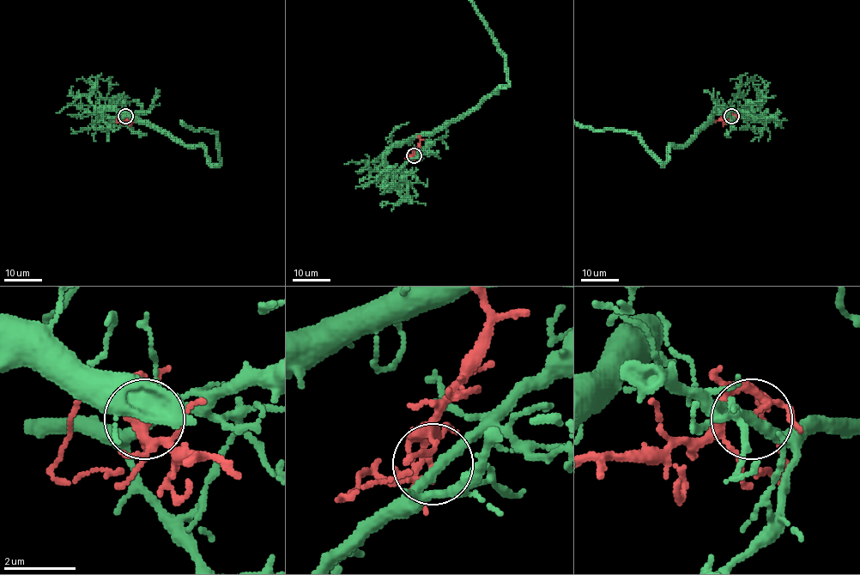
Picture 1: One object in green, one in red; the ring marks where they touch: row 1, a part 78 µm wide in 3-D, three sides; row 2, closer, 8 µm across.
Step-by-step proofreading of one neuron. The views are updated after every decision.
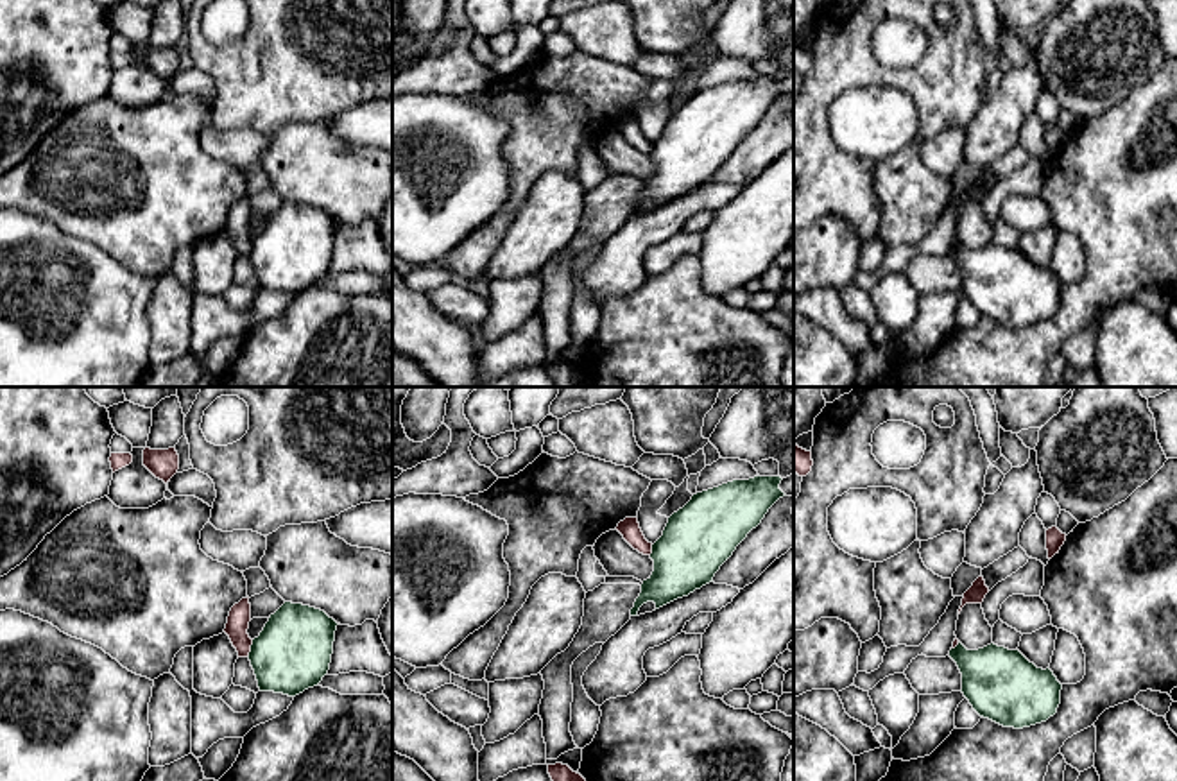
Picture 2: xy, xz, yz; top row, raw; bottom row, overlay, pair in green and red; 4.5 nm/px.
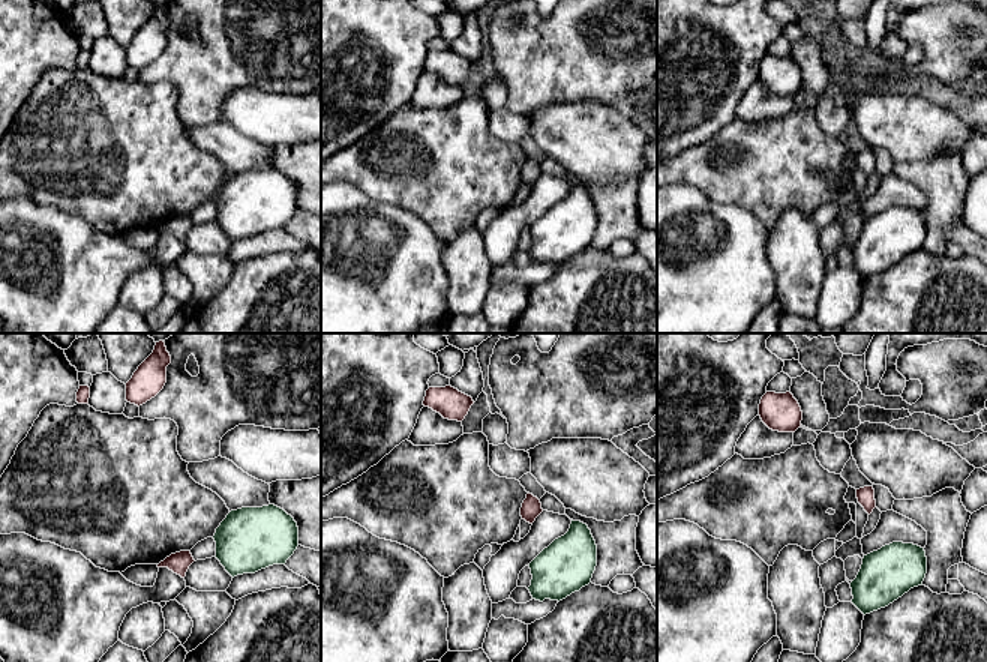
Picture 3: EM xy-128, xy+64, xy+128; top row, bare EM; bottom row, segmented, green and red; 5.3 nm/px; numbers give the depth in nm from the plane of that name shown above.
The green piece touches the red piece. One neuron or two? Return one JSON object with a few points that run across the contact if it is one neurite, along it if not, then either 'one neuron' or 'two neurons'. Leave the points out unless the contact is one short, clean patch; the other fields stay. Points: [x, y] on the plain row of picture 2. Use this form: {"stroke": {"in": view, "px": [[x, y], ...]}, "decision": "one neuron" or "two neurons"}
{"stroke": {"in": "xy", "px": [[253, 239], [251, 249], [246, 255]]}, "decision": "two neurons"}

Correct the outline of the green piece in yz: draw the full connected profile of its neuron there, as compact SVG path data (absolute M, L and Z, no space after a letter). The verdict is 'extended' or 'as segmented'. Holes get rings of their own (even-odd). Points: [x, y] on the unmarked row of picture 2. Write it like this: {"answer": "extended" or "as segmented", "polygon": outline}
{"answer": "as segmented", "polygon": "M958 240L949 256L962 272L960 290L980 315L1023 328L1057 312L1062 283L1050 267L1037 267L1019 249L994 242L967 249Z"}

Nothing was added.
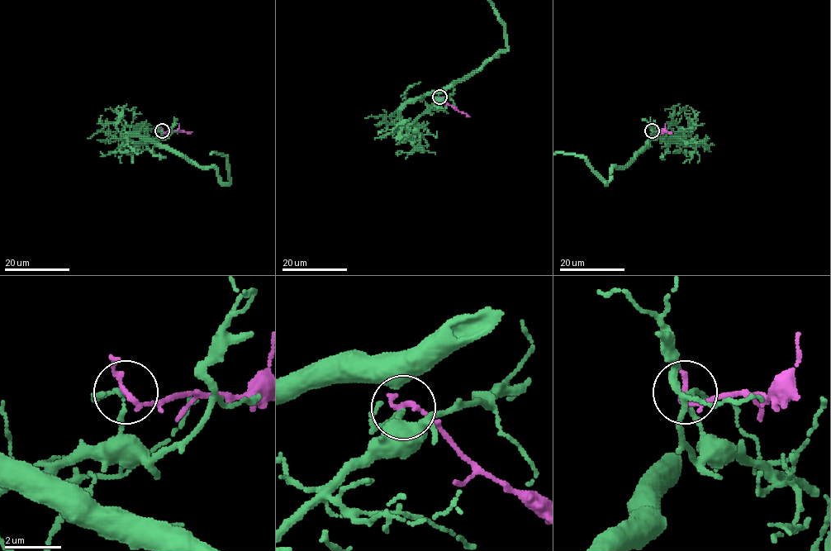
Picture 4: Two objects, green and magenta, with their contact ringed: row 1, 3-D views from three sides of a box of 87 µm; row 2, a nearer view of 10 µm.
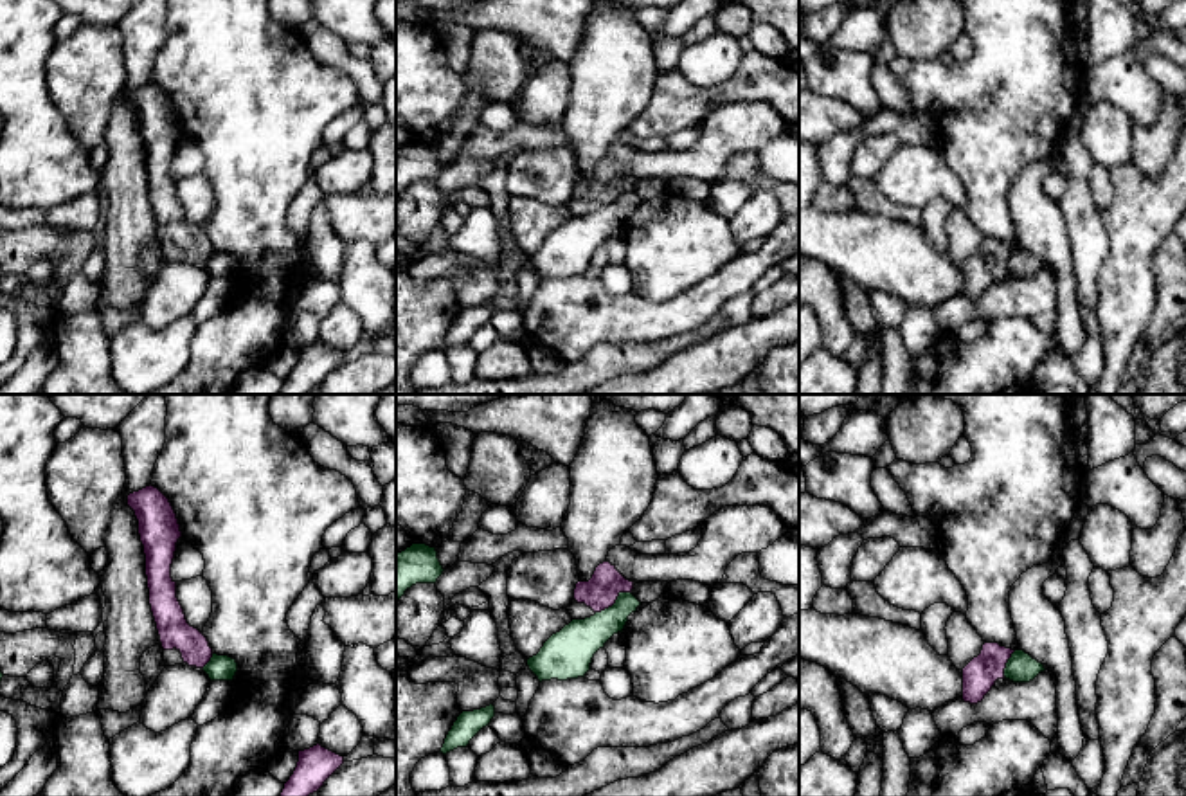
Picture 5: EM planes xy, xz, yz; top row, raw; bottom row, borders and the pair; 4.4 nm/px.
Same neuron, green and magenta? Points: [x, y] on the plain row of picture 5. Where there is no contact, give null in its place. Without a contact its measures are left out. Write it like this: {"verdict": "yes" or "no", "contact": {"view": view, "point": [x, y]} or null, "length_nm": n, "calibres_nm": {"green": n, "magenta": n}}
{"verdict": "no", "contact": {"view": "xz", "point": [616, 198]}, "length_nm": 190, "calibres_nm": {"green": 180, "magenta": 150}}

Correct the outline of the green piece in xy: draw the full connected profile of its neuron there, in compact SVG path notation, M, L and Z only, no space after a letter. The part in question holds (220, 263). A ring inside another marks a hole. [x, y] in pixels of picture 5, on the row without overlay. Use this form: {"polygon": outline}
{"polygon": "M212 250L211 258L202 265L211 277L232 277L238 268L236 256Z"}

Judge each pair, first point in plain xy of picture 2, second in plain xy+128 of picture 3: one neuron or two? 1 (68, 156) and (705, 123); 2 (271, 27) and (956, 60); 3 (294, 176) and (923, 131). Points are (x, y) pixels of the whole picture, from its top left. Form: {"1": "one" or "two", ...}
{"1": "two", "2": "one", "3": "one"}

